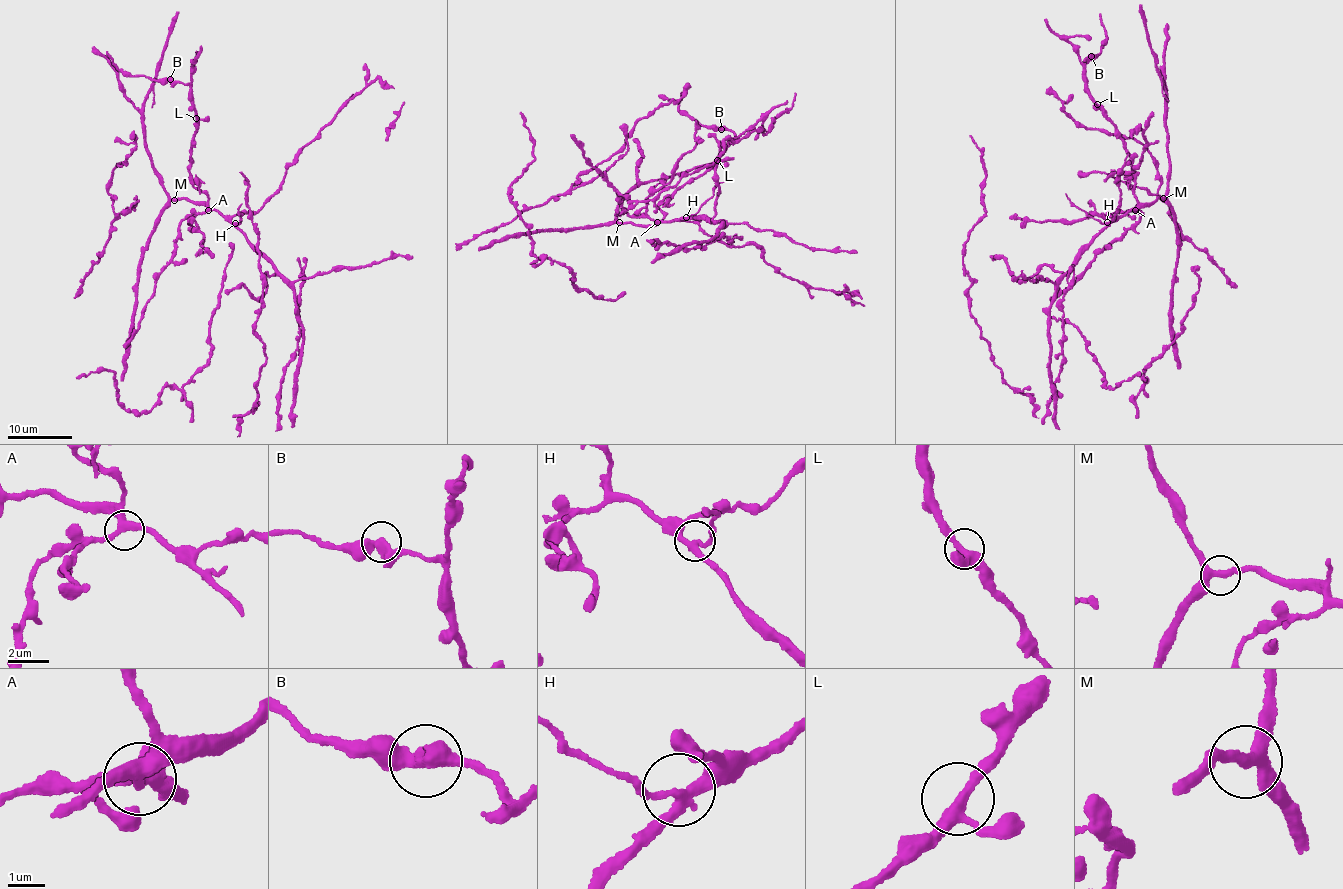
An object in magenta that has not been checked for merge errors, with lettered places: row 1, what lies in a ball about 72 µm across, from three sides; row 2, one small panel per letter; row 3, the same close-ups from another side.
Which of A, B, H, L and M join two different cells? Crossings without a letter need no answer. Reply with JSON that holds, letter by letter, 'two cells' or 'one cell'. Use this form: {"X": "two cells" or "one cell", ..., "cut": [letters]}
{"A": "one cell", "B": "one cell", "H": "two cells", "L": "one cell", "M": "one cell", "cut": ["H"]}

